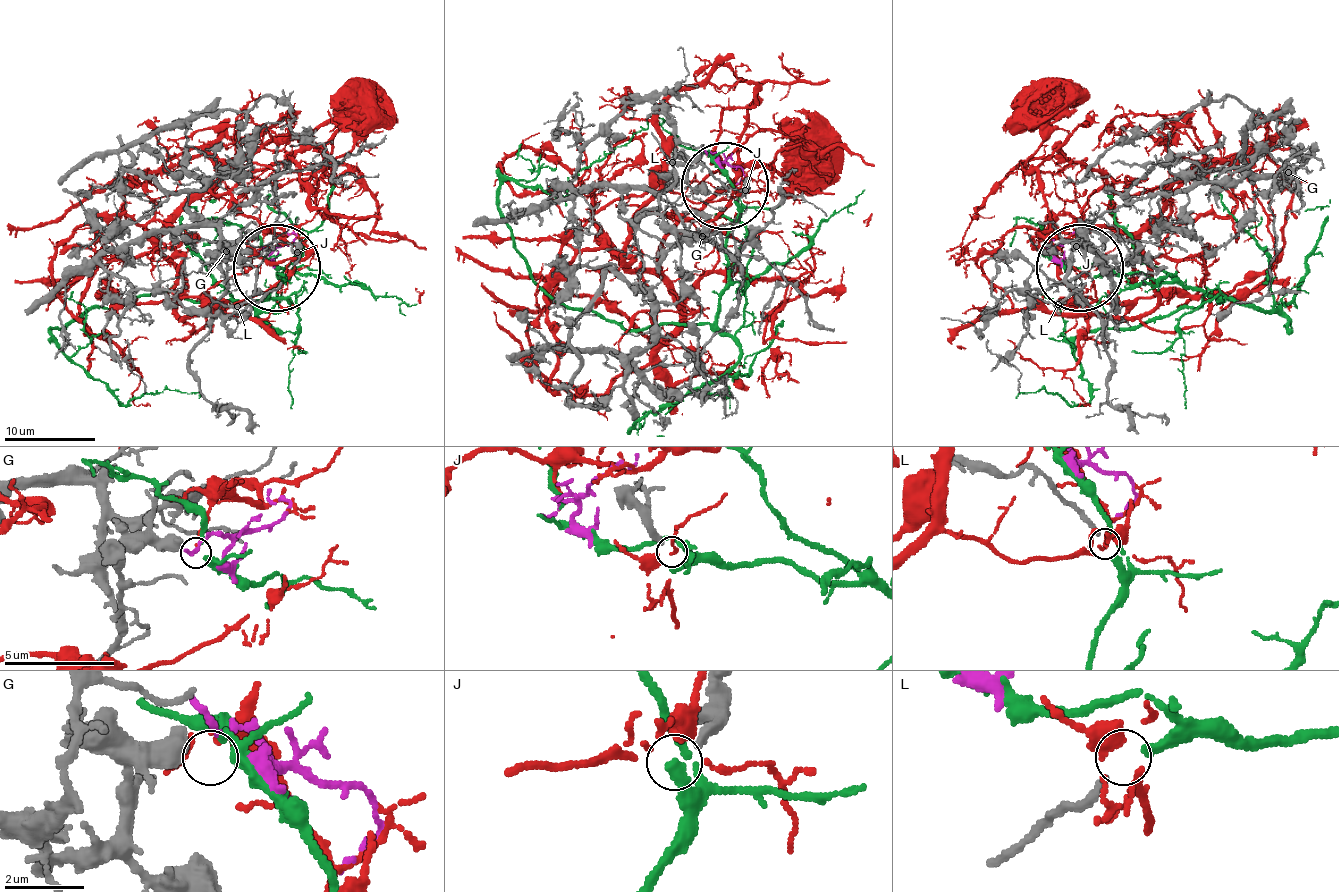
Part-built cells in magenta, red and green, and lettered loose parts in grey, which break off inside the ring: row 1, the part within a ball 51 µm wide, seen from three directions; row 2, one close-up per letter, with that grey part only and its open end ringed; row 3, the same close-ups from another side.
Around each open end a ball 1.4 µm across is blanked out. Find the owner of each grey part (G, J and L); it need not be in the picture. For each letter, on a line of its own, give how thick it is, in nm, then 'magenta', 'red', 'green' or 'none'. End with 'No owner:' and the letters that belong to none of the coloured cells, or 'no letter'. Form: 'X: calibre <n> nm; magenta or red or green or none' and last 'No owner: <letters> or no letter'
G: calibre 550 nm; none
J: calibre 260 nm; none
L: calibre 190 nm; green
No owner: G, J

